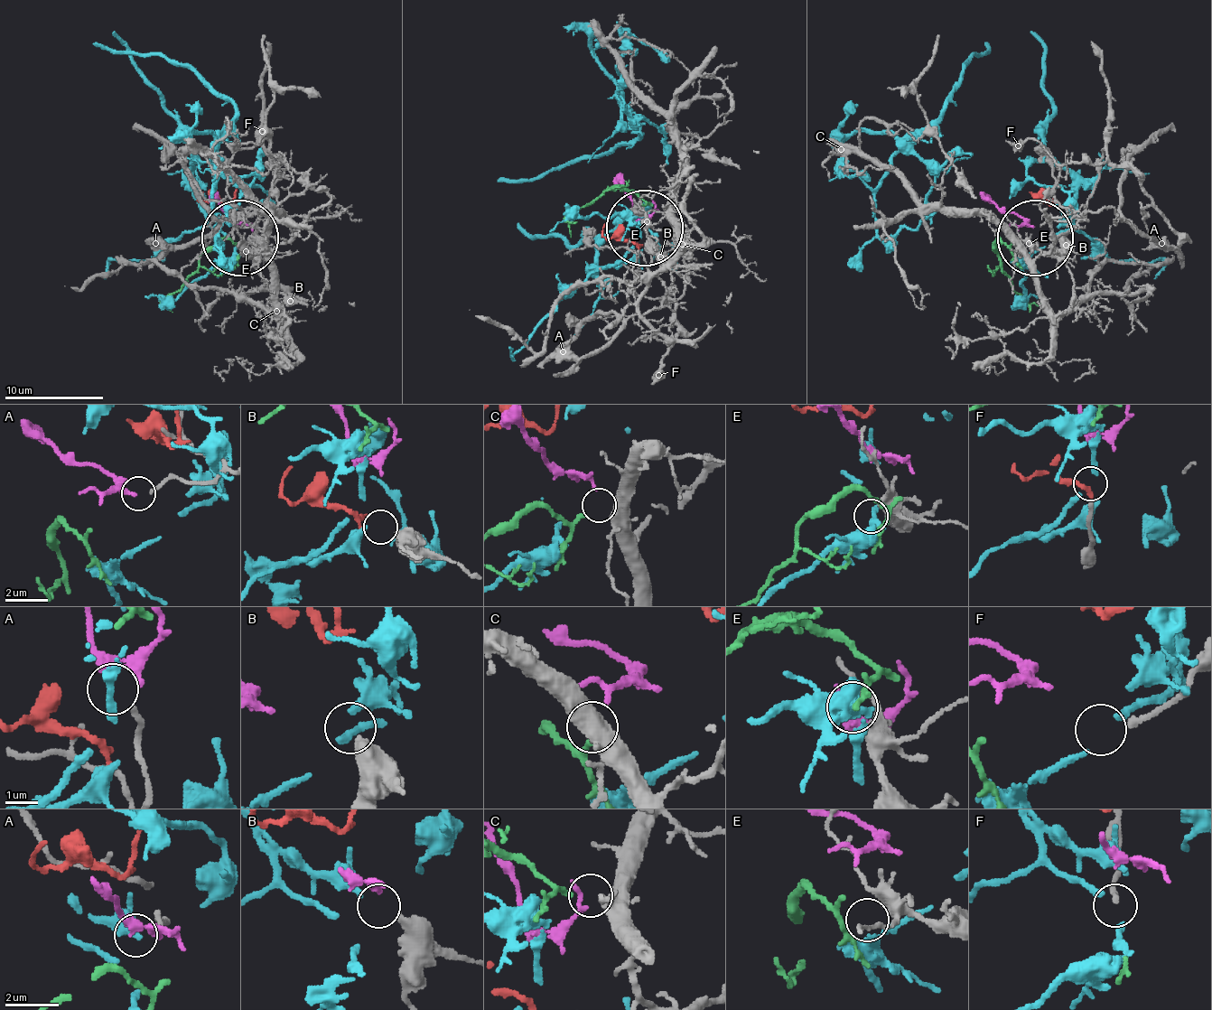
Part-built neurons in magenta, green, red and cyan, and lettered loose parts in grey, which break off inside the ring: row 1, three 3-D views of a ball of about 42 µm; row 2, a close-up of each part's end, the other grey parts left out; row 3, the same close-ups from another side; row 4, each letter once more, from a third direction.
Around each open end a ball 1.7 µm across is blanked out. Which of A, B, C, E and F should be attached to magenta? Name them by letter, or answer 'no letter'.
A

